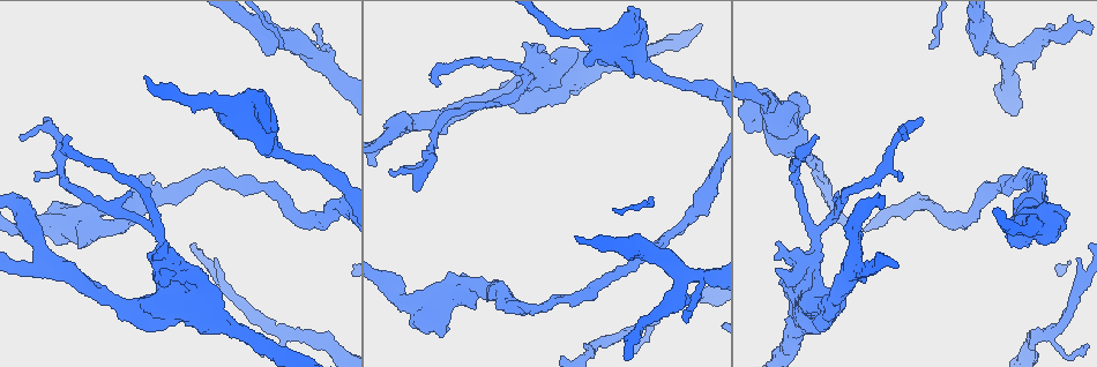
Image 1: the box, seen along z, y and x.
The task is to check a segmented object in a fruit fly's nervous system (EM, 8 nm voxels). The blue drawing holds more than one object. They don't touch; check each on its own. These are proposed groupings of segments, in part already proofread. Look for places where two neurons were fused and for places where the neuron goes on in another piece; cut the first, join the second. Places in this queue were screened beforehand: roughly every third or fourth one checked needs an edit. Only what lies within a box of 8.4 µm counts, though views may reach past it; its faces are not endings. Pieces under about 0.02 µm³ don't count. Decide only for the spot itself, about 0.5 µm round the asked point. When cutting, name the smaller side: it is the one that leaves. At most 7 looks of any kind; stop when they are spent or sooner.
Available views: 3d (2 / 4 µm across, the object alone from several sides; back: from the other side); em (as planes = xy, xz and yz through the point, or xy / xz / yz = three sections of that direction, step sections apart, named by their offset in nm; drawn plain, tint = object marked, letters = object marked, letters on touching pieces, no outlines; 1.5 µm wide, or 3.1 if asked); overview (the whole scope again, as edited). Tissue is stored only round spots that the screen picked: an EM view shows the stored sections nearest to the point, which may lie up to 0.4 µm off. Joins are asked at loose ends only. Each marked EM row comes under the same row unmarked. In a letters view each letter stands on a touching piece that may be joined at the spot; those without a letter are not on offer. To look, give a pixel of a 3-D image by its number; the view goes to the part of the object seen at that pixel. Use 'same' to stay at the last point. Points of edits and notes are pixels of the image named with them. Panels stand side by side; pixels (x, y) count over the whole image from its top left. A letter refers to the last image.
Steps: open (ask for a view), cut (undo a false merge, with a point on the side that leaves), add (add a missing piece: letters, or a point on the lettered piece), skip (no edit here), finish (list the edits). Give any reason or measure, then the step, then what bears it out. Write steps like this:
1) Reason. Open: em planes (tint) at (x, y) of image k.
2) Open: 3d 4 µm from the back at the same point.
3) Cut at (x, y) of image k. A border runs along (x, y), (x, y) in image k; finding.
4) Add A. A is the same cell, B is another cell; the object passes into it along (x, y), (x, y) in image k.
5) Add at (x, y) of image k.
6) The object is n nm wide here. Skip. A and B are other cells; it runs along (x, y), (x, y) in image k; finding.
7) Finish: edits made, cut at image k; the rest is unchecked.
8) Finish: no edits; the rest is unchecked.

Free end. Open: em planes (letters) at (780, 280) of image 1.

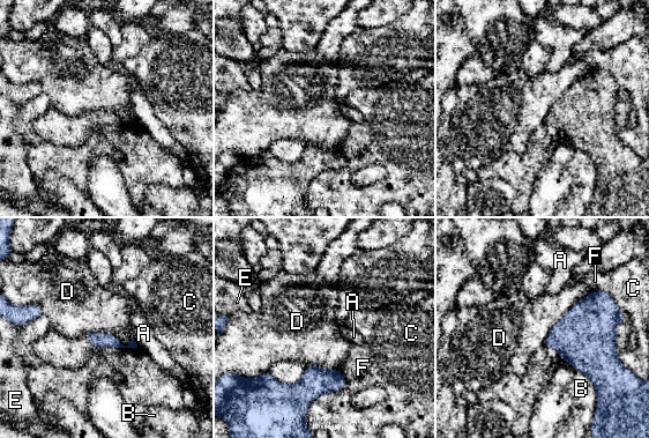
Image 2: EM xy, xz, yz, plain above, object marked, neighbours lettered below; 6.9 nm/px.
Skip. A, B, C, D, E and F are other cells; none of them fits.

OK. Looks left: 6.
Open: em yz step 4 (letters) at (67, 134) of image 1.

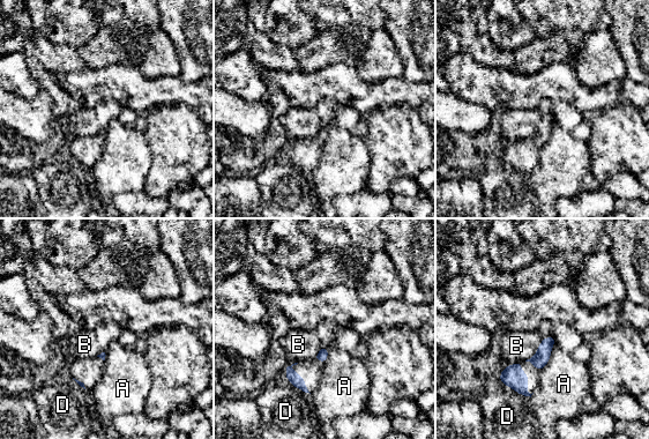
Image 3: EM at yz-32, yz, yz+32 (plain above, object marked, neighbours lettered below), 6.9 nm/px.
Cut it another way. Open: em planes (letters) at the same point.

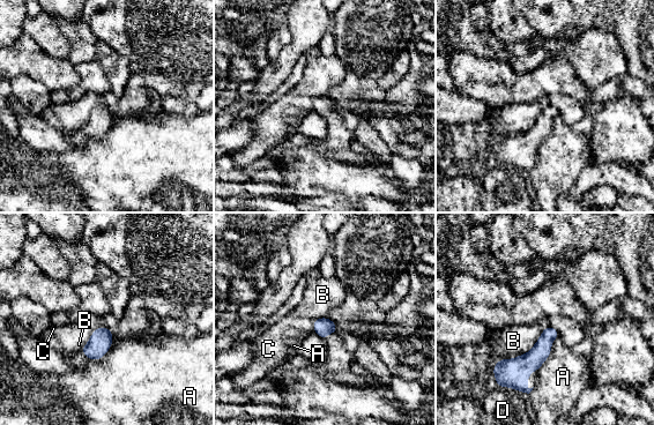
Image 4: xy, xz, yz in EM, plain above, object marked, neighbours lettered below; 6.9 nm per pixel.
The object is 110 nm wide here; the longest contact is with B, 360 nm. Skip. A, B, C and D are other cells; none of them fits.

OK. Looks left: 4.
Sudden change in width. Open: 3d 2 µm from the back at (319, 346) of image 1.

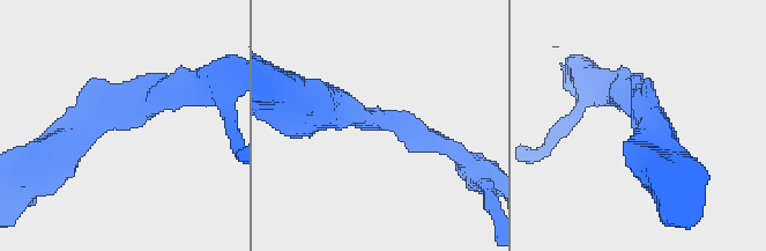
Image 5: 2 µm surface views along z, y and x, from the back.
Open: em planes (tint) at (116, 116) of image 5.

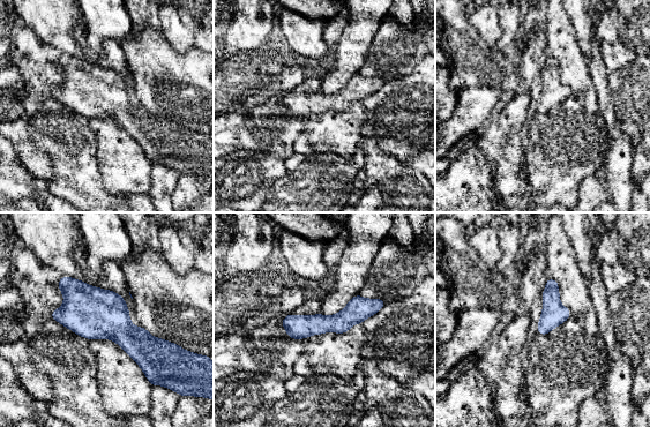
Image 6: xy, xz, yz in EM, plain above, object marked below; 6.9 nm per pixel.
What lies round it. Open: em planes (letters) at the same point.

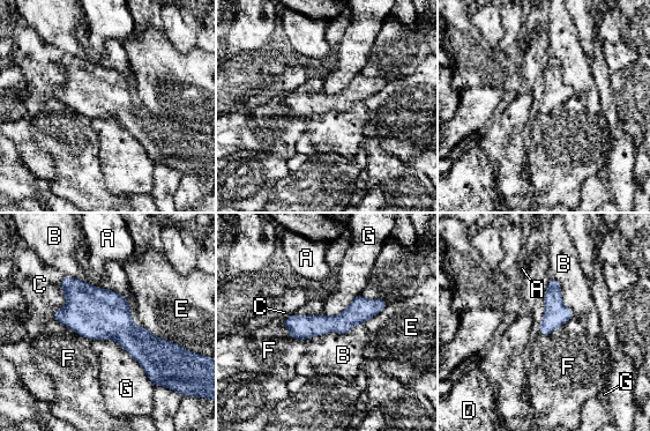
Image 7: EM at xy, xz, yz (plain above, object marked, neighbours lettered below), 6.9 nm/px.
Skip. A, B, C, D, E, F and G are other cells; a border runs along (91, 340), (114, 340), (155, 386) in image 7; all the same neuron.

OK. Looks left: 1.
Finish: no edits; the rest is unchecked.

